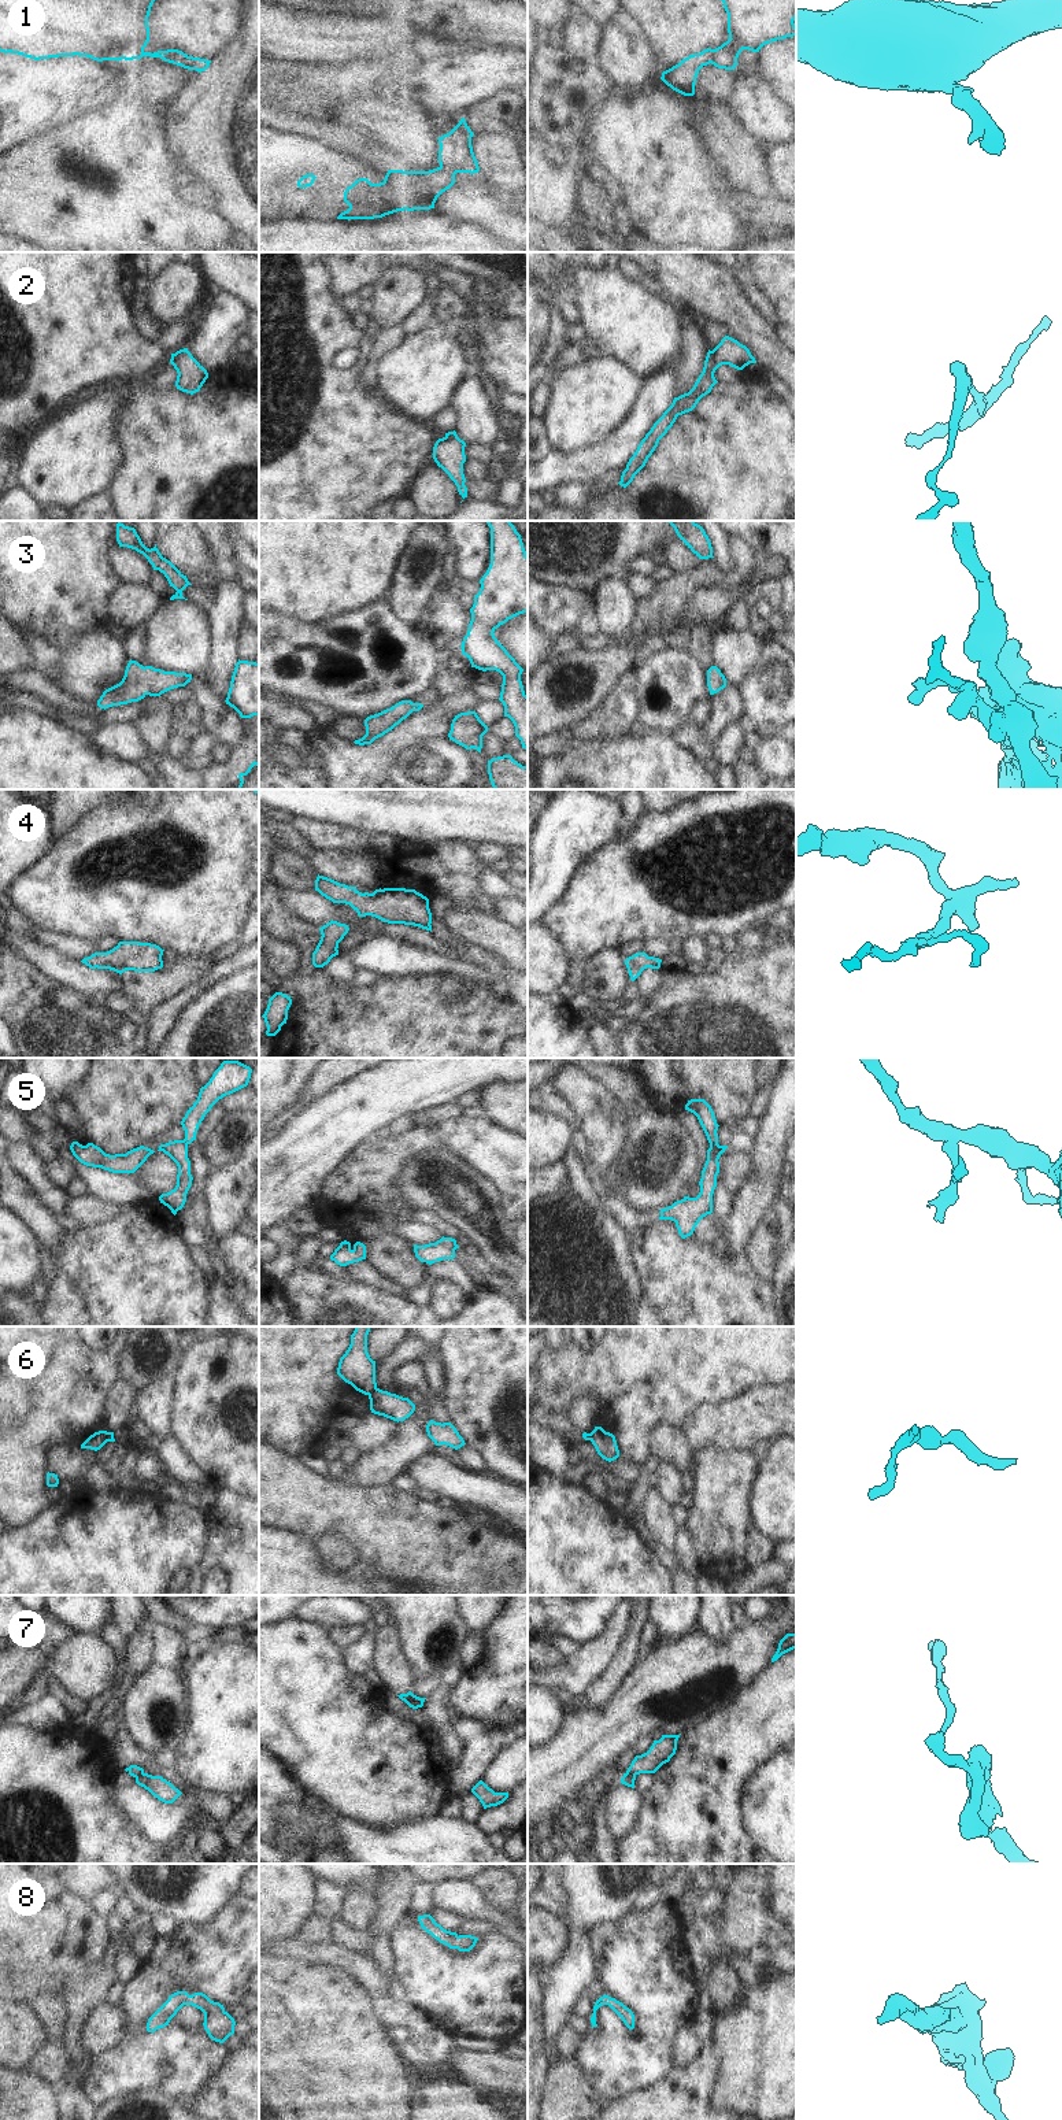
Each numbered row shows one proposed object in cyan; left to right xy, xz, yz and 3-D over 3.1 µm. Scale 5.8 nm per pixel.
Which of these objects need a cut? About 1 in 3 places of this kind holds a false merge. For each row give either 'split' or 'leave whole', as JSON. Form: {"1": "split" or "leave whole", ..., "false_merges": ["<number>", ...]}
{"1": "leave whole", "2": "leave whole", "3": "leave whole", "4": "leave whole", "5": "split", "6": "split", "7": "split", "8": "leave whole", "false_merges": ["5", "6", "7"]}

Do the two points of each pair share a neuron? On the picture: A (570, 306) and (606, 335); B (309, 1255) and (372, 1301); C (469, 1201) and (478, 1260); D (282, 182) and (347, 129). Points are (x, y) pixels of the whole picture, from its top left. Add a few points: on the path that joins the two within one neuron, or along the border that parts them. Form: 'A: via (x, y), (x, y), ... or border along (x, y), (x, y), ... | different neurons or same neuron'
A: border along (572, 298), (580, 310), (581, 322) | different neurons
B: border along (313, 1261), (302, 1264) | different neurons
C: border along (478, 1253), (494, 1271) | different neurons
D: border along (296, 133), (356, 158) | different neurons

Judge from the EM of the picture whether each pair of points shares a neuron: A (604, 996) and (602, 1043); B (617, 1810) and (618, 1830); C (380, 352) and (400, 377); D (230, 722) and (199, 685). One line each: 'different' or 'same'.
A: same
B: same
C: different
D: same

